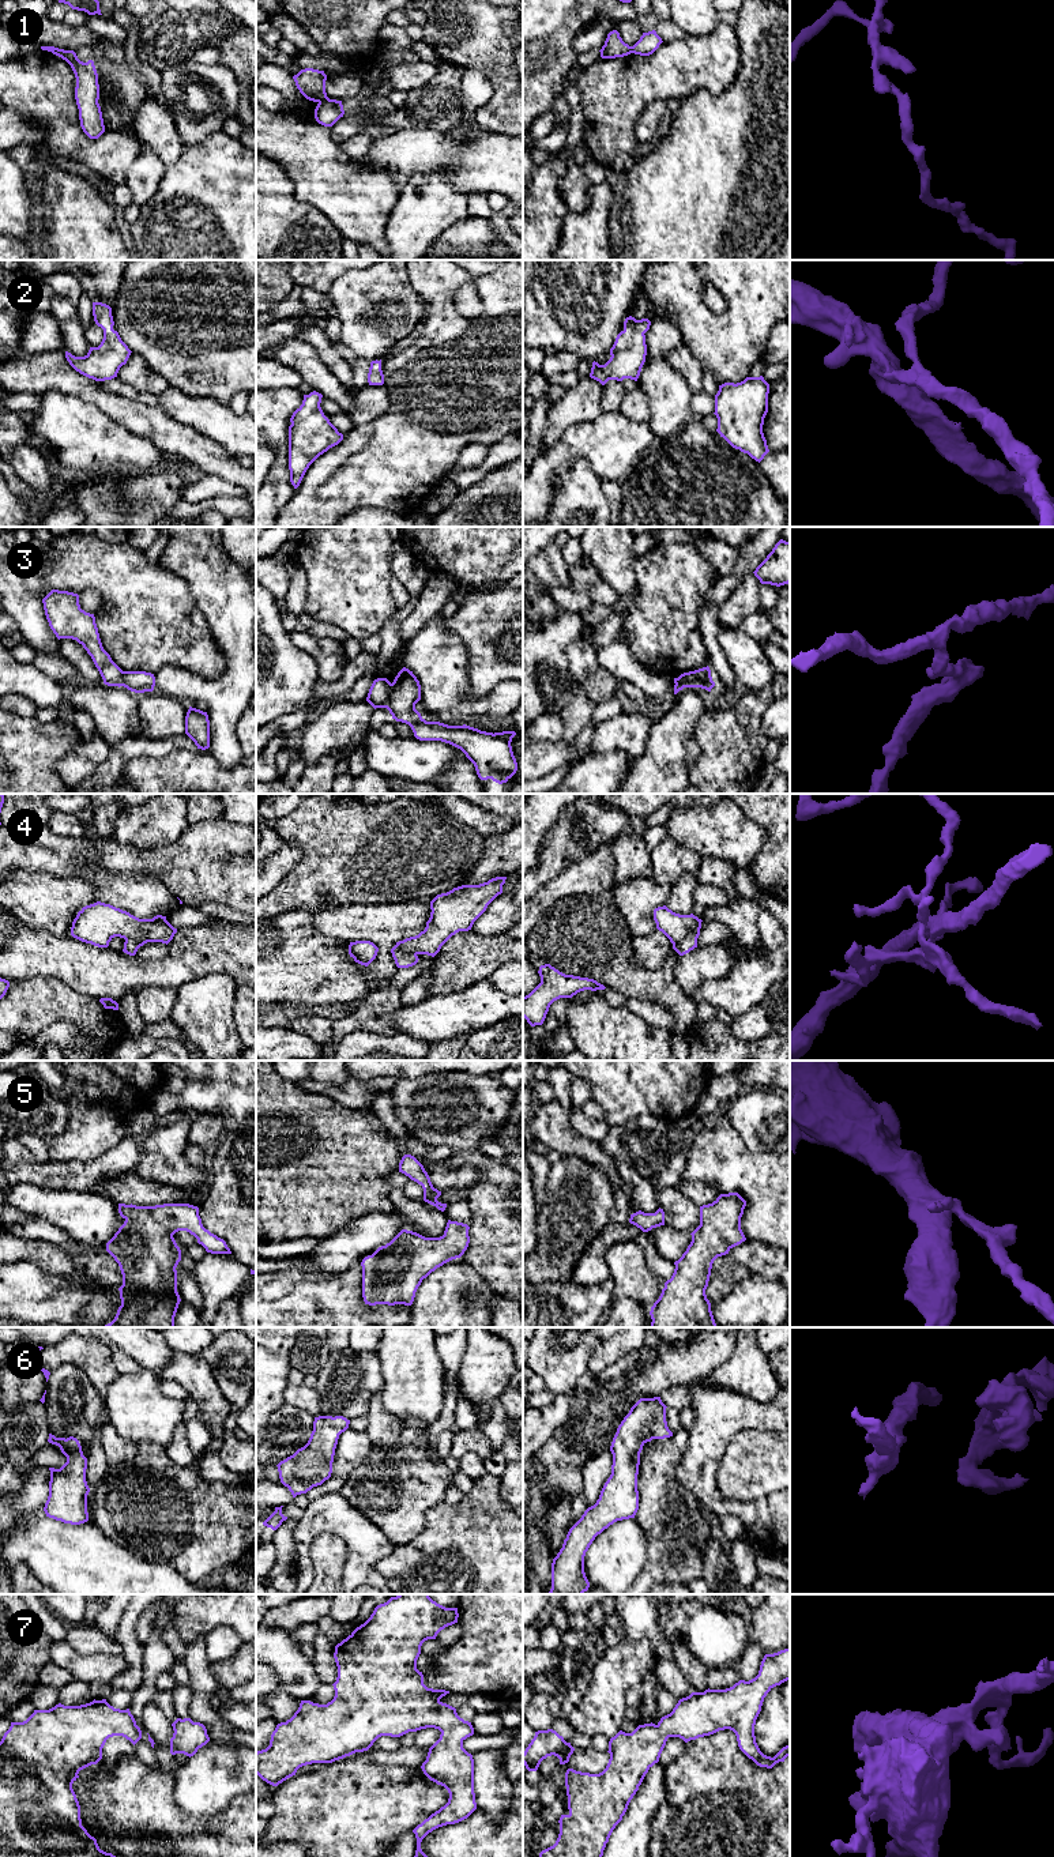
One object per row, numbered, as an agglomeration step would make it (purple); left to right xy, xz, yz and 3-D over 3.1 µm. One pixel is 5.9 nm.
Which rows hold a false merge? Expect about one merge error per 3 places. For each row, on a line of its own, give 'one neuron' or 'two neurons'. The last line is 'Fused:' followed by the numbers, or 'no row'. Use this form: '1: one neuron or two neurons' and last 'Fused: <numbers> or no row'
1: two neurons
2: one neuron
3: two neurons
4: two neurons
5: one neuron
6: one neuron
7: one neuron
Fused: 1, 3, 4

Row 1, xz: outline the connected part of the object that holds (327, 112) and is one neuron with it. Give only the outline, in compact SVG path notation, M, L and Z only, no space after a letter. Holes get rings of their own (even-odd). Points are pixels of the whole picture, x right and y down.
M330 98L319 102L315 109L316 121L324 127L332 127L343 114L342 101Z

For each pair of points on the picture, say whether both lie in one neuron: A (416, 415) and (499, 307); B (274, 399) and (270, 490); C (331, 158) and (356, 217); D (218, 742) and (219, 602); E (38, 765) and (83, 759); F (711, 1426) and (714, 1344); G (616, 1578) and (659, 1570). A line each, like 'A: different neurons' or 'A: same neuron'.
A: same neuron
B: same neuron
C: same neuron
D: same neuron
E: different neurons
F: different neurons
G: different neurons

